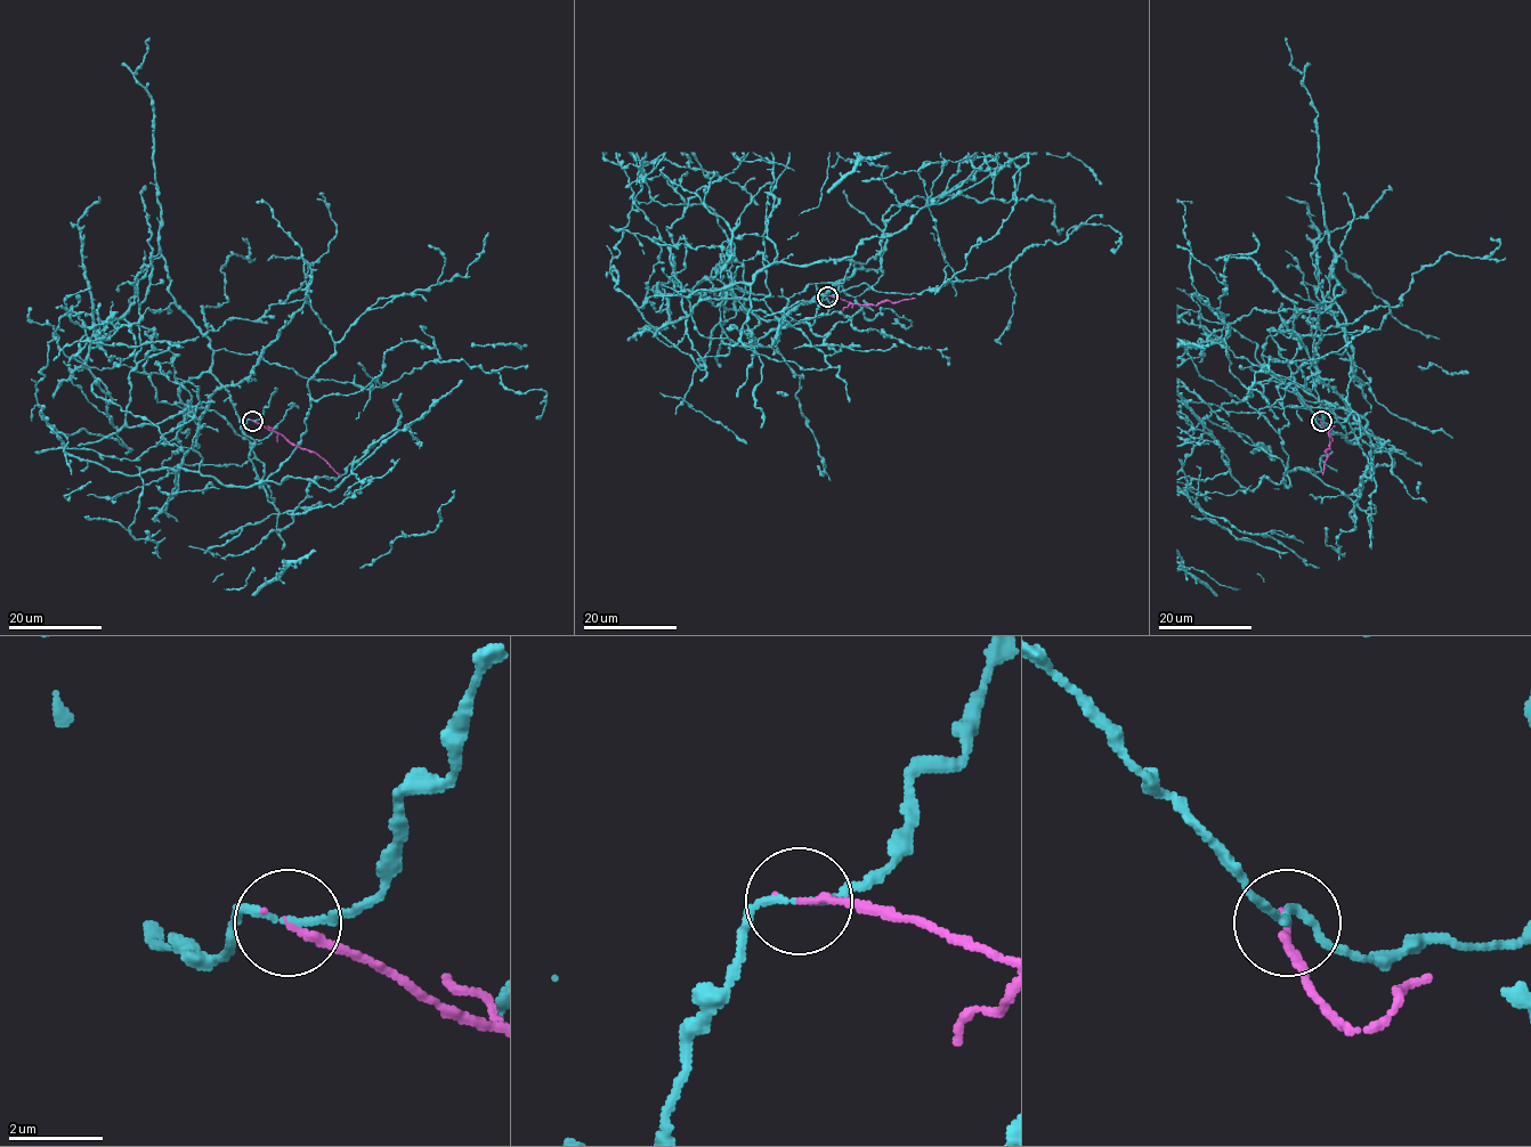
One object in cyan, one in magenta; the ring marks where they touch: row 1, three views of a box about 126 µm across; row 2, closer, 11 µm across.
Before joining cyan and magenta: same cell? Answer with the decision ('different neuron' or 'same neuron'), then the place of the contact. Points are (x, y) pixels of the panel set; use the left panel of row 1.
different neuron | (252, 421)

